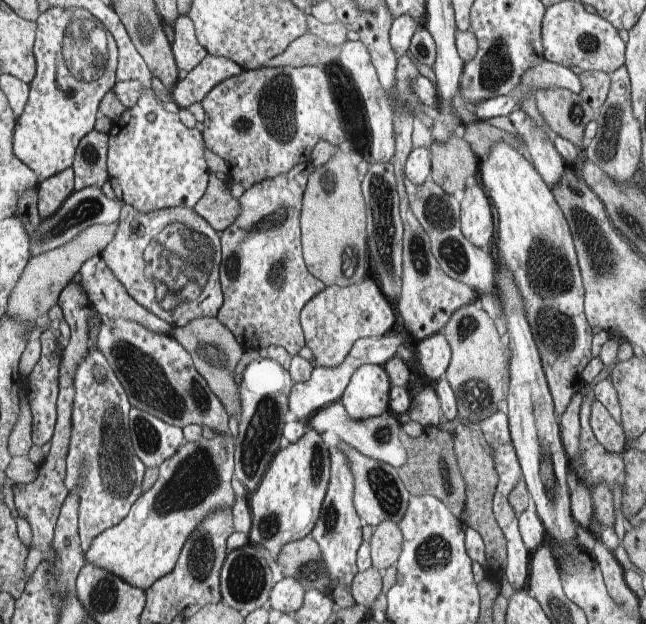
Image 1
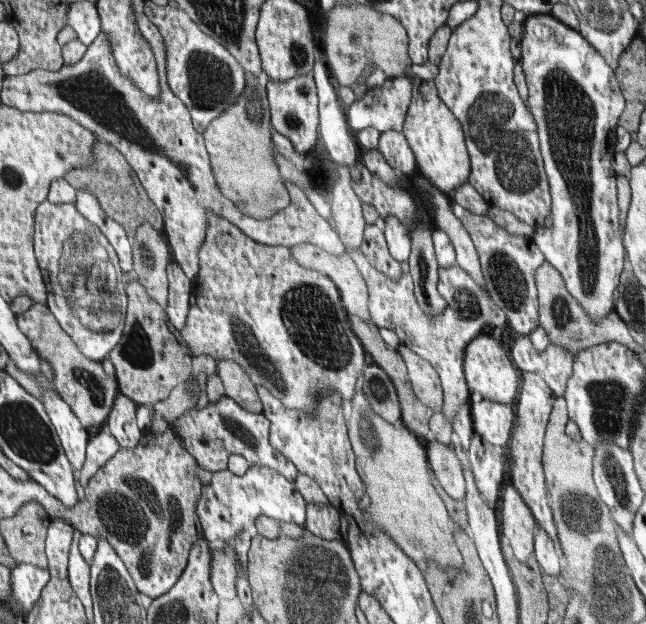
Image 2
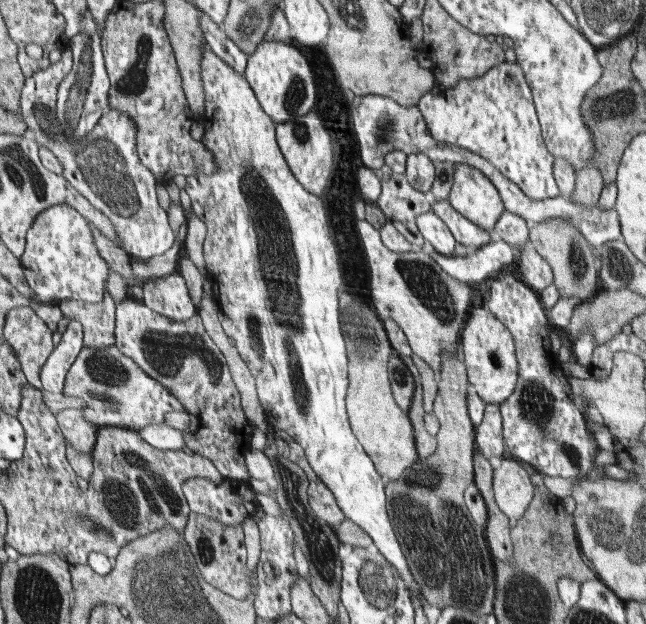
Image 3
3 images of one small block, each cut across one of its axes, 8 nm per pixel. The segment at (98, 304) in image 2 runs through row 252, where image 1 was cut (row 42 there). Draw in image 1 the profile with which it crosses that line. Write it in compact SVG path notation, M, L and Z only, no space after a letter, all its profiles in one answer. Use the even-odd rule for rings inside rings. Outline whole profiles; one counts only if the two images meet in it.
M51 7L40 13L35 22L38 25L34 47L35 79L30 85L27 106L16 121L14 152L23 164L36 173L36 178L42 183L66 168L73 167L79 145L94 128L98 106L103 103L102 98L106 98L106 92L111 92L111 89L121 82L116 74L120 63L120 50L106 24L102 24L102 20L86 8Z

